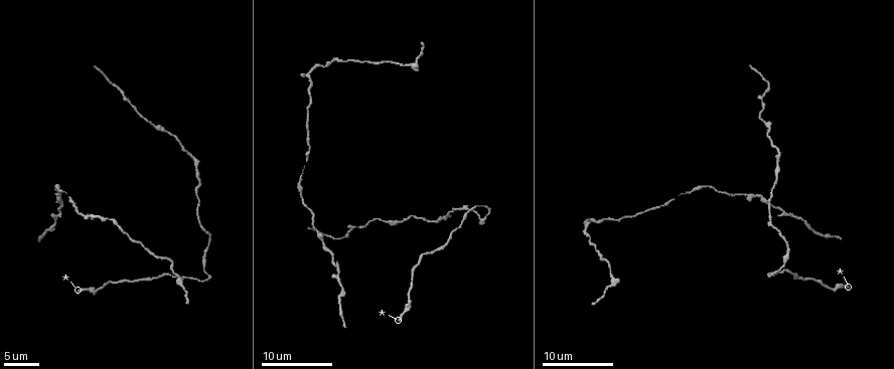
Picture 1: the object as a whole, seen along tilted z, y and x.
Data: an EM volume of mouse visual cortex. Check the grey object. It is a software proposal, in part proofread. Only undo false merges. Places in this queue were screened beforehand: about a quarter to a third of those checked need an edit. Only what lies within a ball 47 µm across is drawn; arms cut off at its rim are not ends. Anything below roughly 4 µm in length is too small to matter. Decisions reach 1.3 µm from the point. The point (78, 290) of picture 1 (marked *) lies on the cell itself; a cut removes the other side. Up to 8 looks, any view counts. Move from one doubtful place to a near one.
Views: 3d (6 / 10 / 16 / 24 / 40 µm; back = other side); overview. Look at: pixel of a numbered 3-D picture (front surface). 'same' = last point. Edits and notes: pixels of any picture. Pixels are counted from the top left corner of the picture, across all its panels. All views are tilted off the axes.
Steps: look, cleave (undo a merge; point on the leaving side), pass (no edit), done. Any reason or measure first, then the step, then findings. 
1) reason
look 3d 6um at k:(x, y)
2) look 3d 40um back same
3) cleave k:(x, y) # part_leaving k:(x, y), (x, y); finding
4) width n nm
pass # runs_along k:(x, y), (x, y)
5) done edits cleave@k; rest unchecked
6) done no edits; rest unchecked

calibre changes
look 3d 10um at 1:(203, 269)

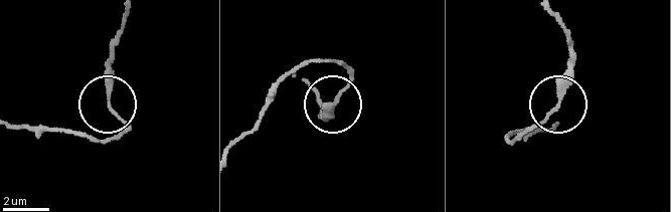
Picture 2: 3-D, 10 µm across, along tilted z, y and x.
width 210 nm
pass # runs_along 2:(239, 137), (282, 79), (334, 62), (347, 85), (316, 117); one cell here

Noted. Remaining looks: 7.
thin neck
look 3d 6um at 1:(130, 102)

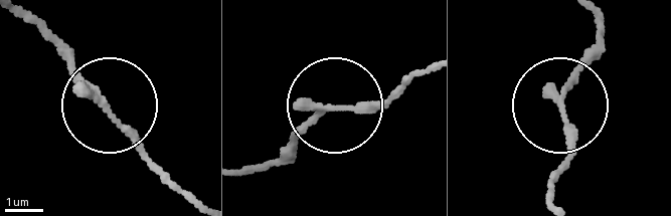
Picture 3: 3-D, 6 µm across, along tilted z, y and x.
pass # runs_along 3:(551, 197), (569, 151), (563, 103), (598, 41); one cell here

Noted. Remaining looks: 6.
a narrow waist
look 3d 10um at 1:(789, 213)

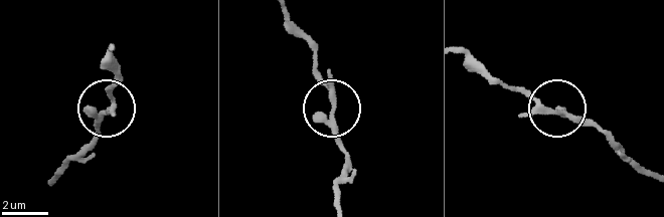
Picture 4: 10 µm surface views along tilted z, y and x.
pass # one cell here

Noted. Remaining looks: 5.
three arms meet
look 3d 6um at 1:(415, 66)

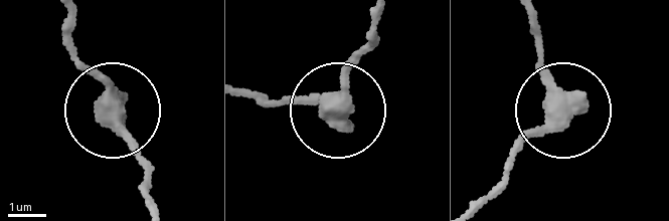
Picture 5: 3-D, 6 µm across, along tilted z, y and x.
arms 3
pass # one cell here

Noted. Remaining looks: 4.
done no edits; rest unchecked

